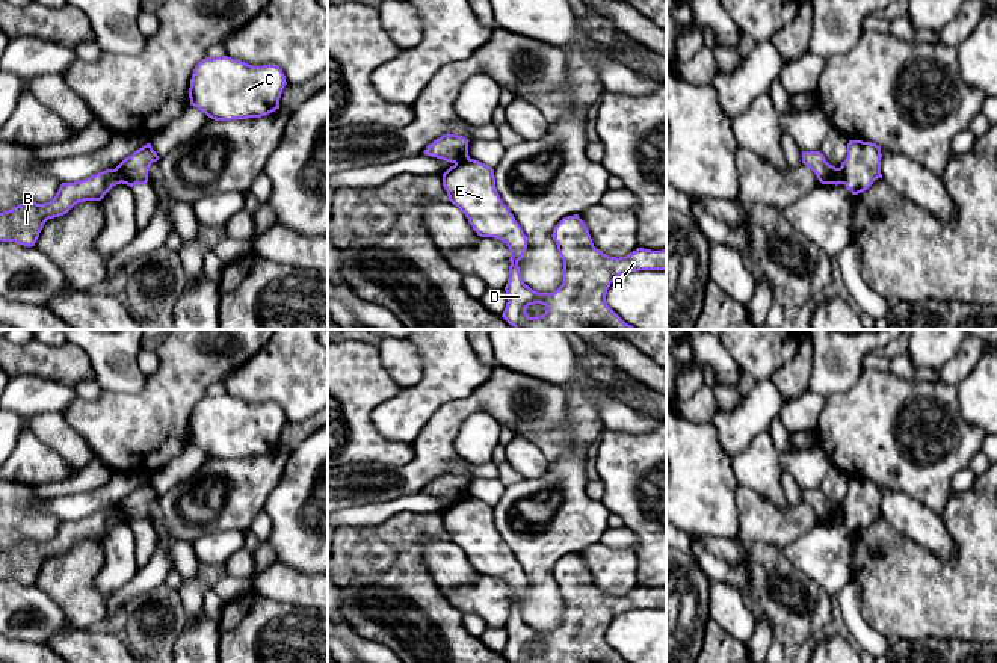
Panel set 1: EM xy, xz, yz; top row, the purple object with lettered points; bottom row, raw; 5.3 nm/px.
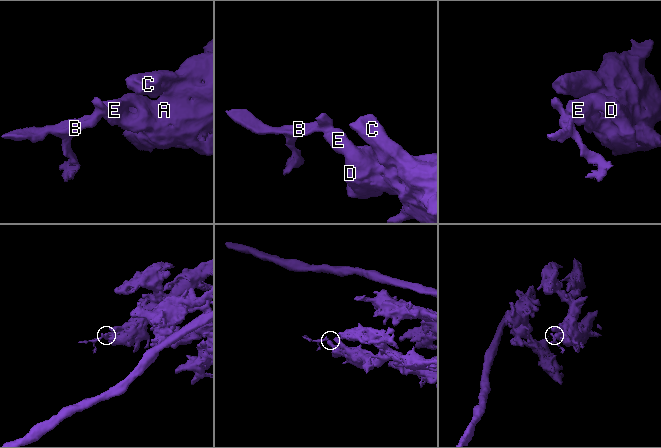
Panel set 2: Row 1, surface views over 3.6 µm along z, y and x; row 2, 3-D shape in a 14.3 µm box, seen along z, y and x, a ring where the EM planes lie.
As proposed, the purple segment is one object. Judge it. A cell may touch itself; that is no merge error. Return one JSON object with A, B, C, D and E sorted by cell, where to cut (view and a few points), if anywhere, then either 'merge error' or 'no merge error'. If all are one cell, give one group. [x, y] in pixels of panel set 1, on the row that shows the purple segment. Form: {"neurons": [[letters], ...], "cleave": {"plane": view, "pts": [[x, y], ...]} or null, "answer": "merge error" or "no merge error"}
{"neurons": [["A", "C", "D", "E"], ["B"]], "cleave": {"plane": "yz", "pts": [[837, 168], [843, 183]]}, "answer": "merge error"}

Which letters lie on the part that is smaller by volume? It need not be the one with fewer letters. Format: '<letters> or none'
B

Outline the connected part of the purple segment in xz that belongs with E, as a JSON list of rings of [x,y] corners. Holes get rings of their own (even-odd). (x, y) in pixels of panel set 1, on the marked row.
[[[474,159],[458,162],[443,174],[443,186],[449,201],[465,214],[477,236],[498,239],[509,248],[511,266],[508,284],[505,287],[508,302],[502,317],[511,326],[515,329],[637,329],[625,323],[607,305],[607,290],[616,278],[630,272],[666,272],[666,249],[651,251],[637,248],[625,257],[609,257],[594,246],[591,234],[579,214],[563,217],[551,234],[557,245],[559,255],[563,260],[563,284],[553,293],[538,293],[526,285],[521,278],[518,261],[527,249],[529,237],[503,204],[495,187],[494,169]],[[535,304],[545,305],[547,310],[542,316],[530,317],[526,308]]]

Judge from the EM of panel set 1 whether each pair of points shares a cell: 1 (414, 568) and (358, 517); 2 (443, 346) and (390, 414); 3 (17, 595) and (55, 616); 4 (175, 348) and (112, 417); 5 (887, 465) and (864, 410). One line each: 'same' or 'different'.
1: different
2: same
3: same
4: same
5: same

